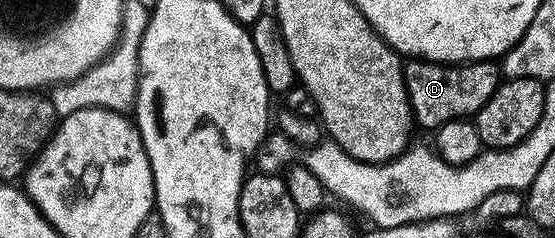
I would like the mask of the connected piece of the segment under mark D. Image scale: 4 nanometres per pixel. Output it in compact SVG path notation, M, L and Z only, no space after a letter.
M413 58L404 65L405 89L413 119L430 130L442 128L452 120L476 117L477 112L495 94L499 83L499 68L493 62L438 62Z

